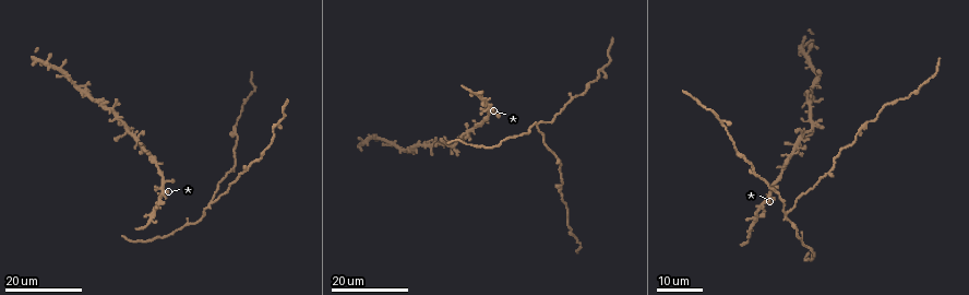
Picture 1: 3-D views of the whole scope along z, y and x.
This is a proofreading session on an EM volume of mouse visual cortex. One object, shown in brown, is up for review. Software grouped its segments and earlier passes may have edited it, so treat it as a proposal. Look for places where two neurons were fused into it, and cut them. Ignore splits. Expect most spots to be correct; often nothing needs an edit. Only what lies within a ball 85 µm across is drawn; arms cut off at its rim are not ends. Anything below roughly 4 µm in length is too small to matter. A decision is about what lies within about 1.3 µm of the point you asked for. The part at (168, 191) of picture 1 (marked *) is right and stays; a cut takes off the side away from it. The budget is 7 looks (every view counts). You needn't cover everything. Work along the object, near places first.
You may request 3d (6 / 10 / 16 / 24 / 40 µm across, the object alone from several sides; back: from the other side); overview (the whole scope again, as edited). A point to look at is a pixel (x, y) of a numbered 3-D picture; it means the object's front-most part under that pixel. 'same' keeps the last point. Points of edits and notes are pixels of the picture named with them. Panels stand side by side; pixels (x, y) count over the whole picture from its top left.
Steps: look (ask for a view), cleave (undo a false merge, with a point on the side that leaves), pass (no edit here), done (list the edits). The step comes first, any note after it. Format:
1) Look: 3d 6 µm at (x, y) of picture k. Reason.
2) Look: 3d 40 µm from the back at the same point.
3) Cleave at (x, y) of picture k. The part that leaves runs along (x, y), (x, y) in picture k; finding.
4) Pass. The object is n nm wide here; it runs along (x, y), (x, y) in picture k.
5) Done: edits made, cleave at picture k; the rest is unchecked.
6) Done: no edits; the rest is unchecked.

Look: 3d 24 µm at (786, 213) of picture 1. Arms part here.

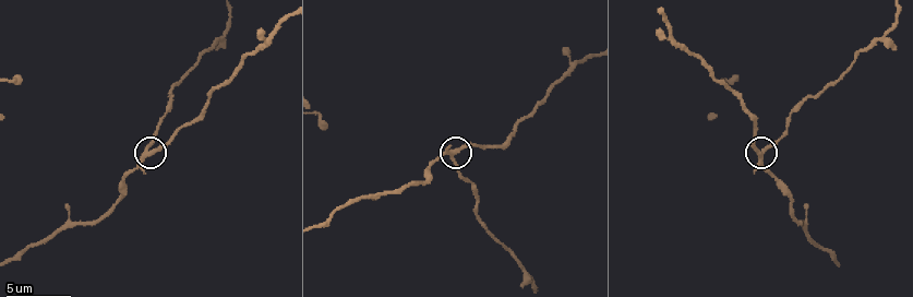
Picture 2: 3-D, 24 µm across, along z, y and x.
Look: 3d 10 µm at (451, 155) of picture 2.

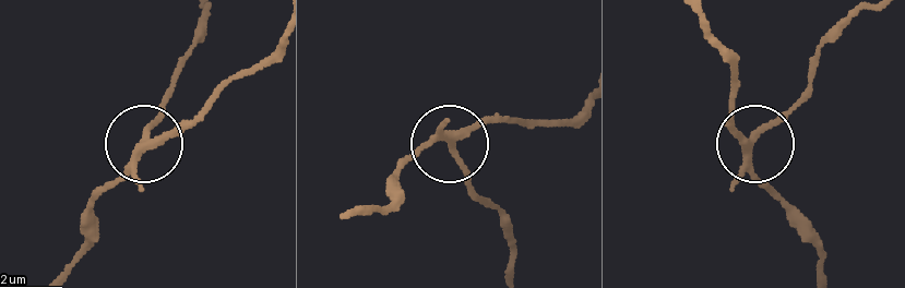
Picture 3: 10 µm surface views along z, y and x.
Cleave at (155, 120) of picture 3. The side arm is 47 µm long; the part that leaves runs along (138, 155), (209, 9) in picture 3; two neurons meet here.

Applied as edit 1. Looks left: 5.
Look: overview.

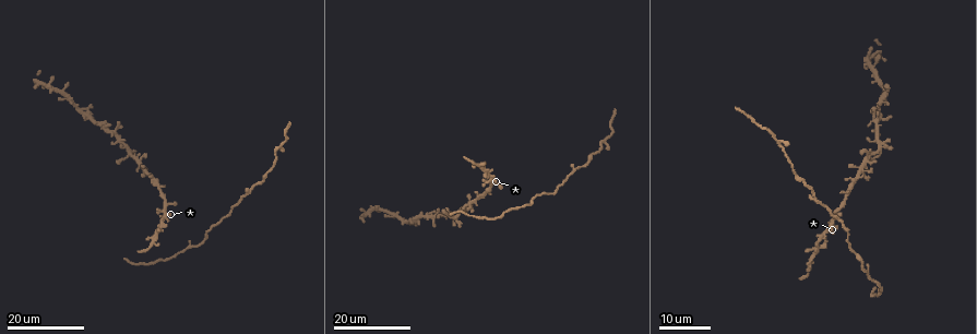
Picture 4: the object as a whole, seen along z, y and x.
Look: 3d 16 µm at (517, 209) of picture 4. Arms part here.

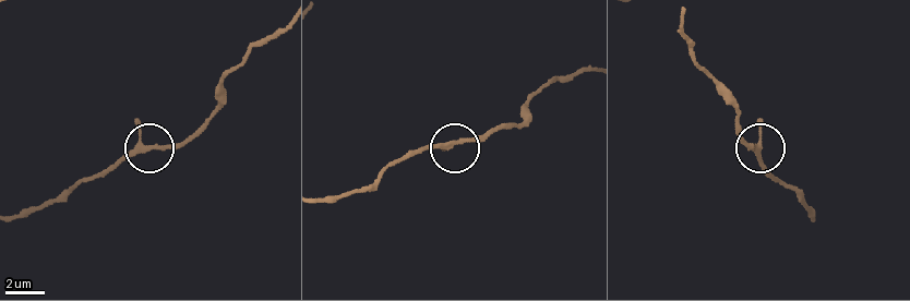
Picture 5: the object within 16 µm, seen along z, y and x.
Look: 3d 10 µm at (443, 146) of picture 5.

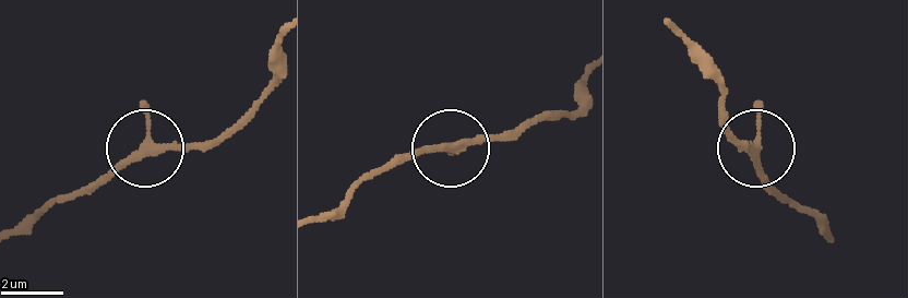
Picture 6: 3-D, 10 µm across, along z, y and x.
Pass. The side arm is 21 µm long; all the same neuron.

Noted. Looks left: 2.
Look: 3d 16 µm at (491, 177) of picture 4. Looks like a crossing.

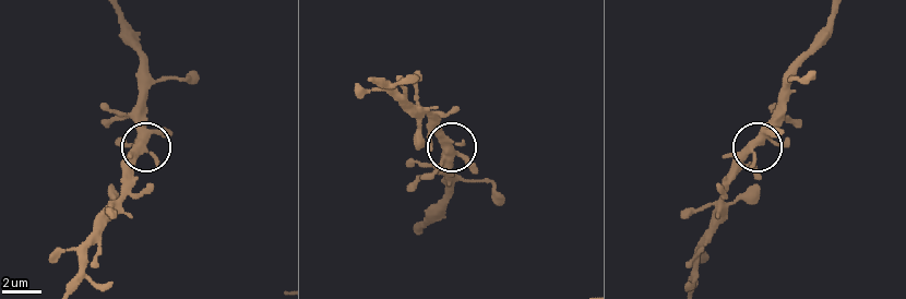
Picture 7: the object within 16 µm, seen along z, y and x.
Look: 3d 6 µm at (444, 152) of picture 7.

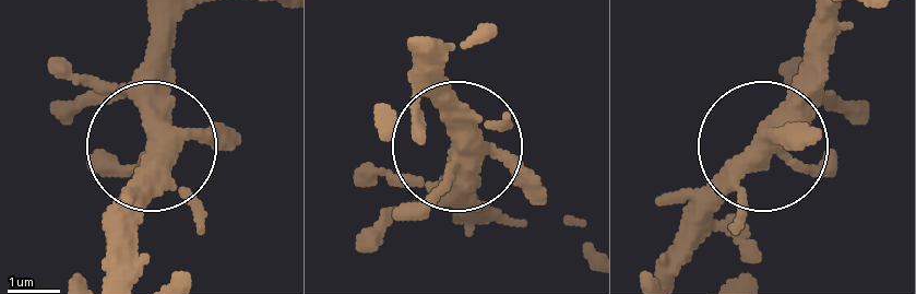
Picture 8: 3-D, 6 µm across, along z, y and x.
Pass. The object is 410 nm wide here; it runs along (537, 196), (490, 152), (455, 143), (438, 60) in picture 8; continuous, no second neuron.

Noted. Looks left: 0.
Done: edits made, cleave at picture 3; the rest is unchecked.

